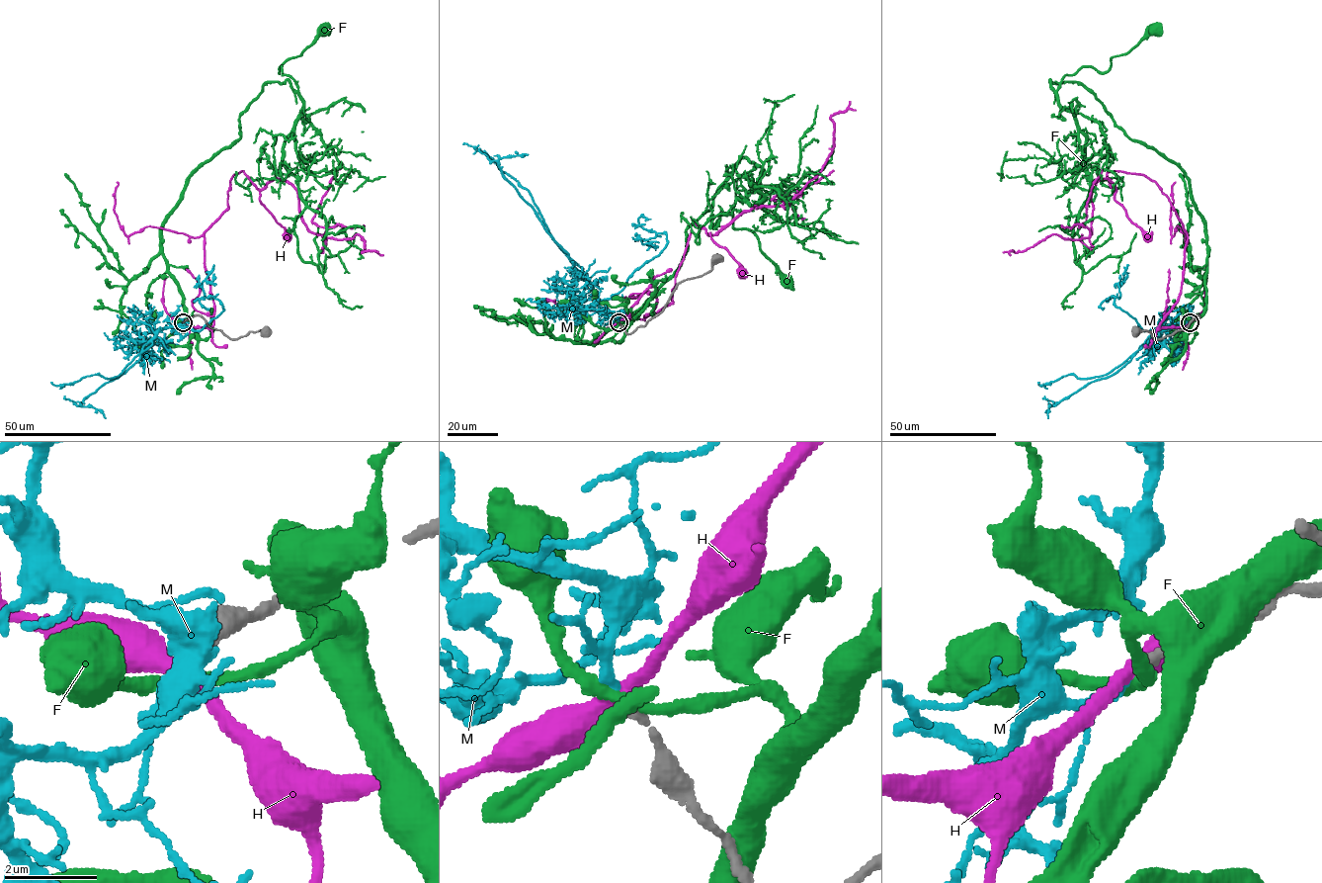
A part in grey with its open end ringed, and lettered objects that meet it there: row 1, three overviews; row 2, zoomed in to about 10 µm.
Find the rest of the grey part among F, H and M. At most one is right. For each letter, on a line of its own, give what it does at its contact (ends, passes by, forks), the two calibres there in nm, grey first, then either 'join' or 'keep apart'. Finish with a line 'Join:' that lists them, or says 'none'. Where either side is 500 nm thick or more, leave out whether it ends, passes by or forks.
F: it passes by | 200/280 nm | keep apart
H: it passes by | 200/380 nm | keep apart
M: it ends | 200/240 nm | join
Join: M

